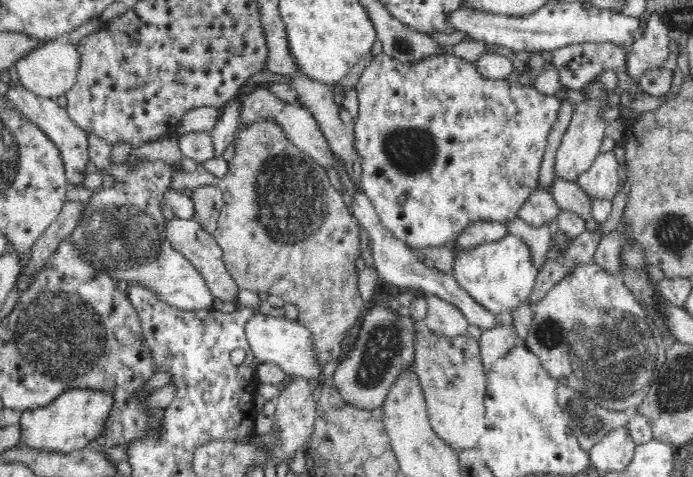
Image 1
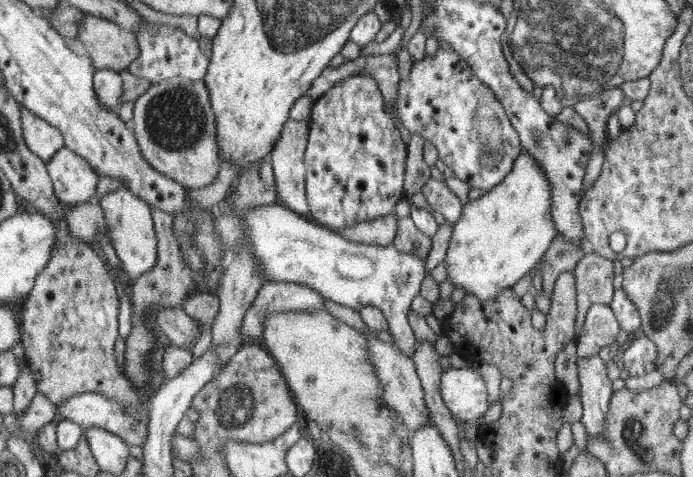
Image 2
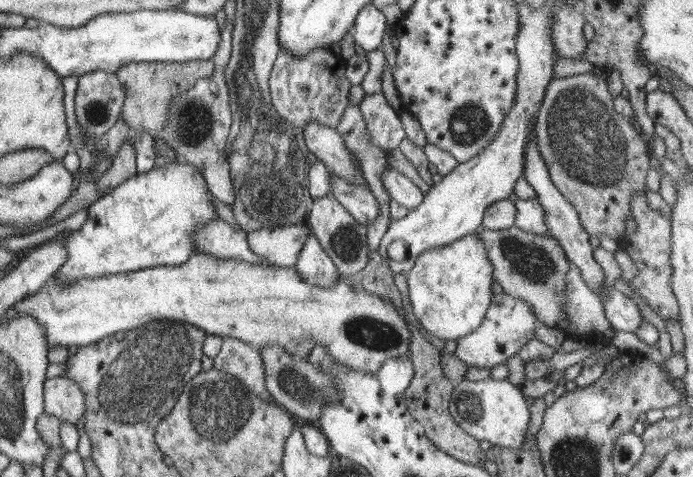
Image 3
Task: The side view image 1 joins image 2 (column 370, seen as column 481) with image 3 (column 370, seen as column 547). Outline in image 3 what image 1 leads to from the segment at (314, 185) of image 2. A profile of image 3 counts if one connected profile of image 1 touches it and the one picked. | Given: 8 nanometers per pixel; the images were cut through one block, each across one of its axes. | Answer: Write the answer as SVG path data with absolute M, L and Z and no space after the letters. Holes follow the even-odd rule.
M383 92L372 95L365 95L359 105L360 112L364 116L366 128L370 135L370 142L376 148L382 148L386 153L387 149L398 148L398 144L404 140L404 130L398 114L394 108L386 102Z

